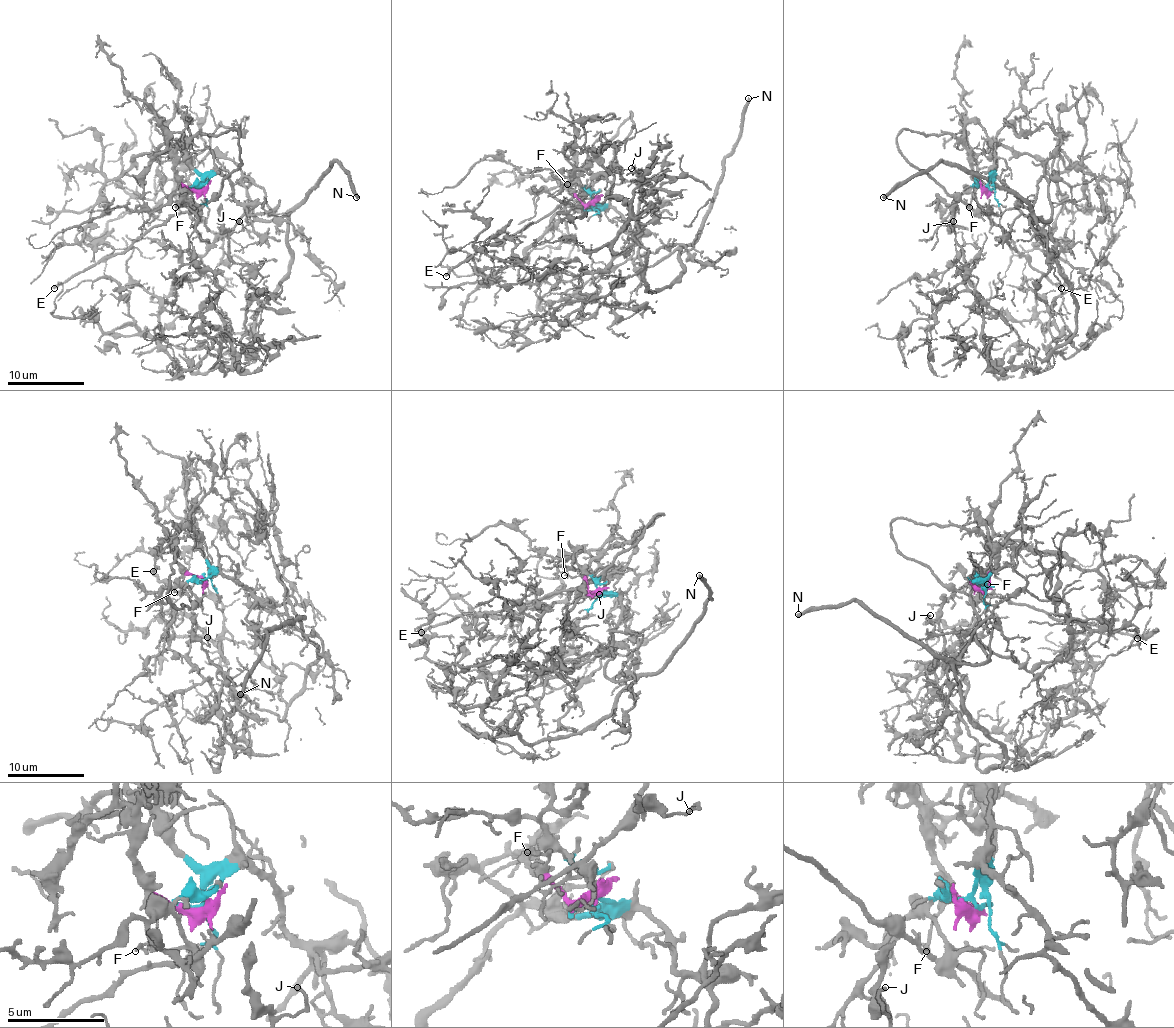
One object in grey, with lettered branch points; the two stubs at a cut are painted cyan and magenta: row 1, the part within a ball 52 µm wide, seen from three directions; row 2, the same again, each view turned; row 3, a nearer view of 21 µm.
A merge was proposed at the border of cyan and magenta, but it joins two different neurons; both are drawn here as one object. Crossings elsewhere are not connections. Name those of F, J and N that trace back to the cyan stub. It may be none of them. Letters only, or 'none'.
J, N

